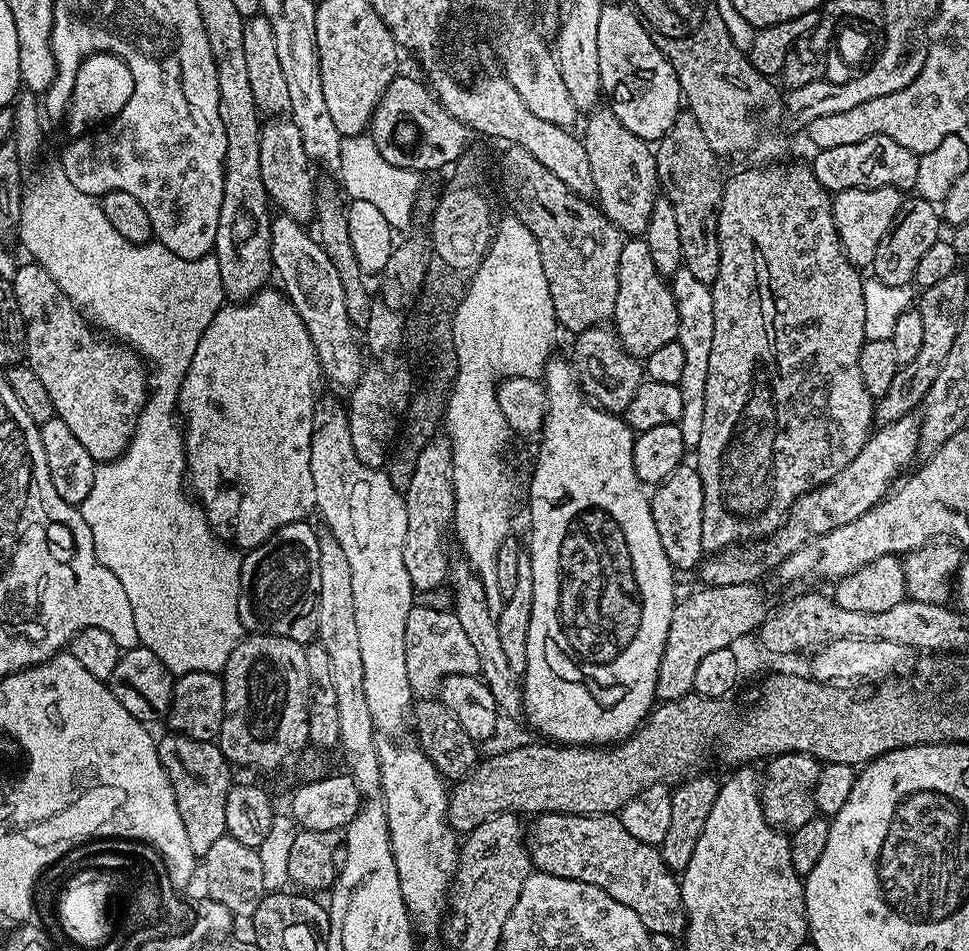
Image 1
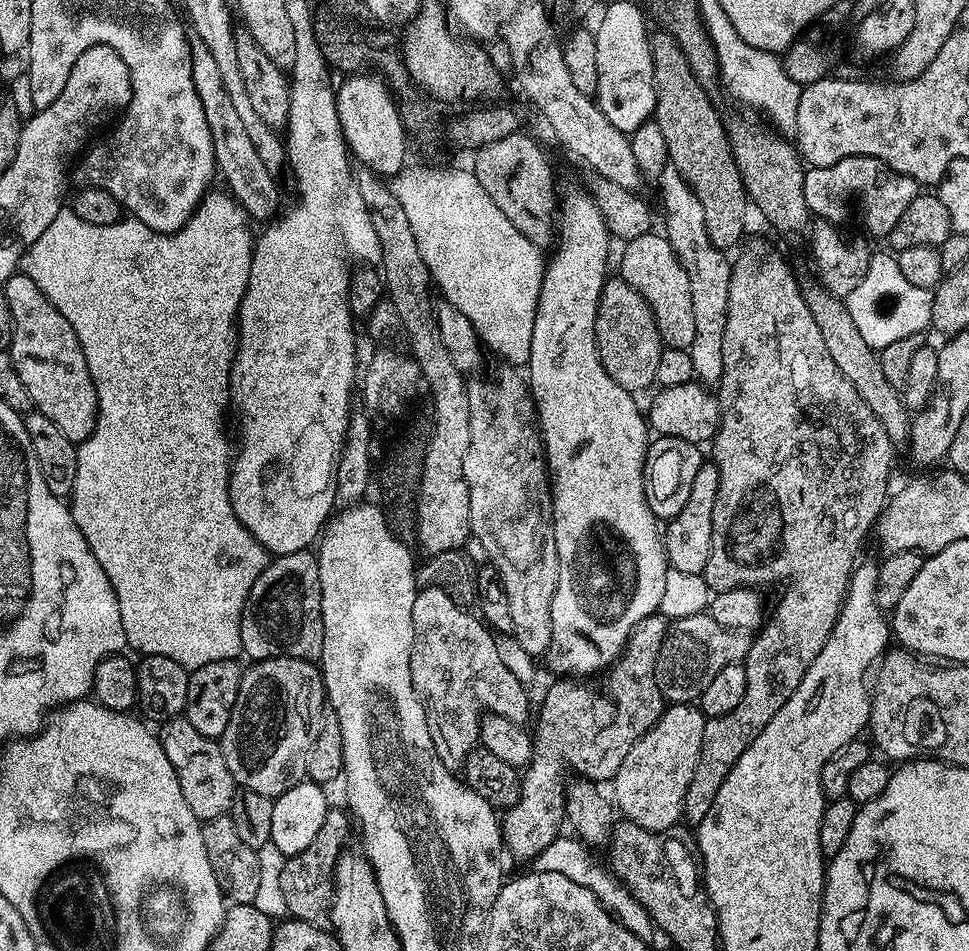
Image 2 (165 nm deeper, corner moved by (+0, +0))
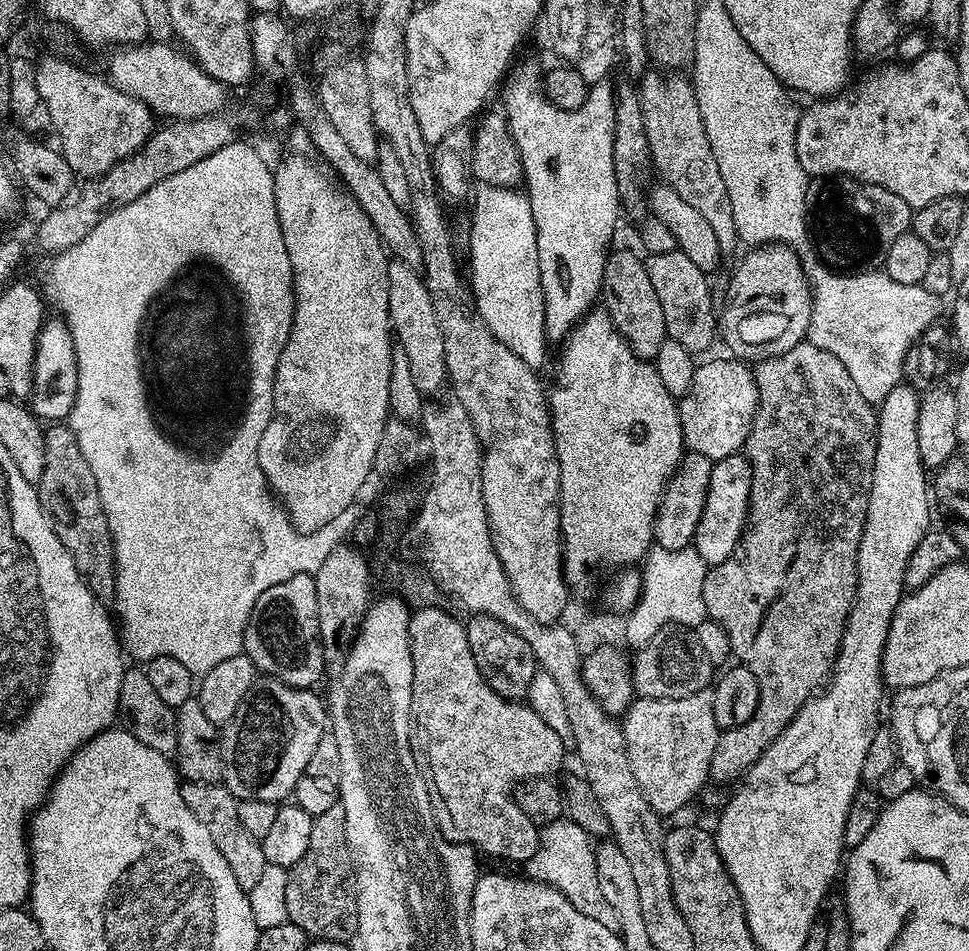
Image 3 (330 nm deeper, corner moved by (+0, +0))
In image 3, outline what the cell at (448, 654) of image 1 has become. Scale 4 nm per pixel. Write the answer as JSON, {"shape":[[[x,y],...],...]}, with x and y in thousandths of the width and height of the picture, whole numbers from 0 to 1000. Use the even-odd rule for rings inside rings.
{"shape":[[[454,637],[430,639],[421,650],[423,654],[423,675],[425,676],[425,699],[427,700],[425,755],[428,769],[431,771],[431,795],[436,800],[438,818],[442,821],[442,833],[446,836],[446,851],[456,877],[466,886],[483,887],[486,892],[490,892],[492,897],[499,899],[501,896],[502,899],[513,900],[516,904],[542,906],[552,898],[553,892],[556,890],[558,872],[547,860],[543,860],[543,856],[539,856],[530,834],[534,832],[535,825],[540,821],[566,818],[574,814],[570,812],[576,811],[578,802],[582,799],[584,780],[576,772],[572,772],[572,768],[568,768],[568,763],[563,763],[563,759],[559,759],[559,755],[555,755],[555,751],[551,751],[551,747],[546,744],[544,739],[523,736],[521,732],[516,732],[505,721],[502,713],[497,713],[497,709],[489,696],[489,688],[485,683],[485,675],[481,671],[480,657],[476,653],[474,656],[464,645],[457,644],[456,639]]]}

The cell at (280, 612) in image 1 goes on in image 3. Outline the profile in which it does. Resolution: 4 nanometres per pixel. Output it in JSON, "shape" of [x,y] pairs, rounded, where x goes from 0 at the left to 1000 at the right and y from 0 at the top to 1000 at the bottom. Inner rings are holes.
{"shape":[[[303,604],[287,616],[279,616],[256,651],[252,664],[252,686],[273,712],[290,715],[304,723],[322,723],[336,707],[334,679],[330,672],[326,611],[319,604]]]}

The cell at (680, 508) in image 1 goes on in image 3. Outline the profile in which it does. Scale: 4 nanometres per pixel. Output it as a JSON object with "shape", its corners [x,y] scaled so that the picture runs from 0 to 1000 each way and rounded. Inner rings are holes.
{"shape":[[[771,478],[750,479],[736,487],[733,494],[733,515],[729,515],[729,532],[724,532],[724,545],[720,545],[720,557],[713,575],[732,595],[749,591],[753,583],[764,575],[764,563],[774,546],[772,529],[776,514],[776,487]]]}

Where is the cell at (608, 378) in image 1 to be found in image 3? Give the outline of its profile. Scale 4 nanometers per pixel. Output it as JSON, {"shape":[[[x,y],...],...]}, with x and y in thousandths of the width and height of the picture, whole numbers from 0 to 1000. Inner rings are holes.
{"shape":[[[638,261],[628,264],[627,273],[623,277],[621,320],[632,335],[632,342],[640,348],[640,353],[650,364],[650,368],[654,368],[656,374],[673,381],[683,360],[689,356],[687,330],[683,330],[683,318],[679,318],[679,309],[671,297],[666,270],[659,264],[656,266],[648,261]]]}

